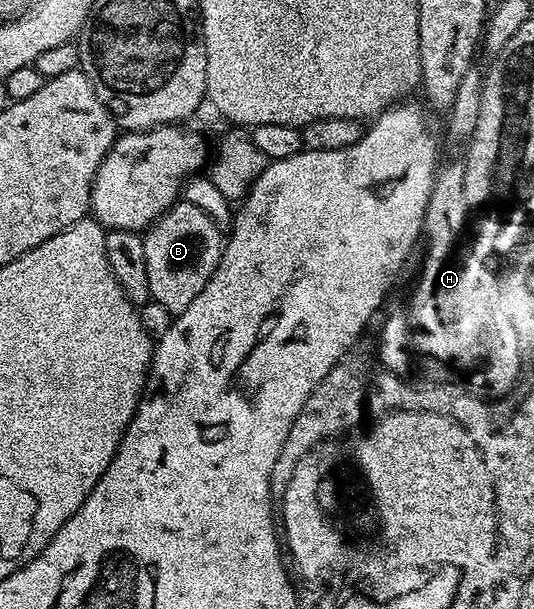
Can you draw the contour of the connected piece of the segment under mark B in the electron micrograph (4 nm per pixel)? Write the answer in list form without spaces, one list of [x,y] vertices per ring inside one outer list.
[[[180,199],[148,226],[143,238],[149,298],[153,302],[156,300],[168,315],[186,311],[186,307],[194,303],[198,291],[210,283],[210,275],[214,275],[218,267],[222,248],[221,226],[212,221],[202,207],[194,207],[194,203]]]

